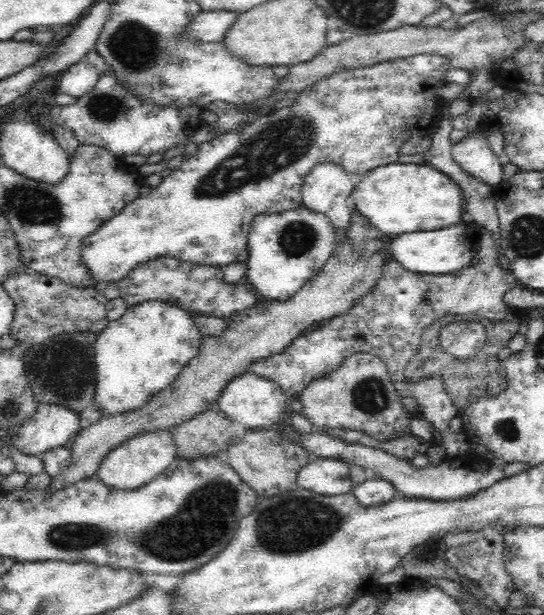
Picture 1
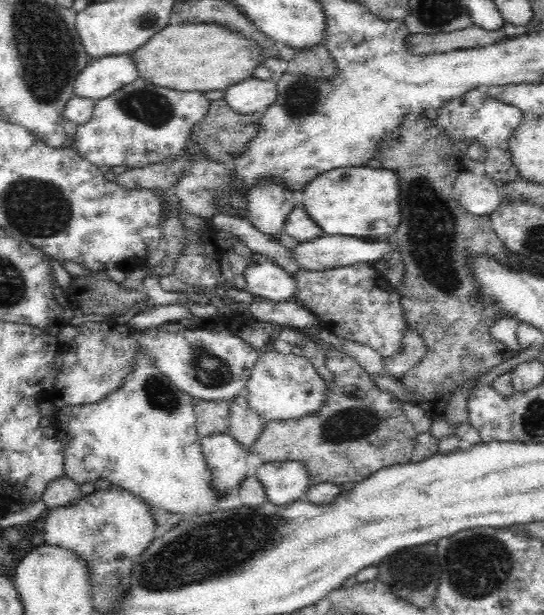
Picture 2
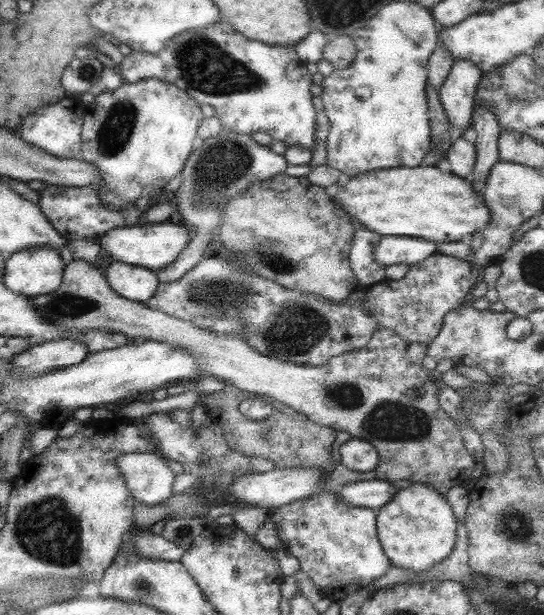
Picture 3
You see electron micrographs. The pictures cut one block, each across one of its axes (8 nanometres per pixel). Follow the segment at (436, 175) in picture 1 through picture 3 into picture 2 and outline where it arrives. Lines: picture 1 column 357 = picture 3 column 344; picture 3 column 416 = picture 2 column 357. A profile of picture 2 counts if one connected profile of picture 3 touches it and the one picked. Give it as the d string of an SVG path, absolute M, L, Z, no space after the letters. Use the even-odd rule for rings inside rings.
M340 167L319 174L302 192L302 204L323 235L388 240L400 224L400 187L392 170Z

